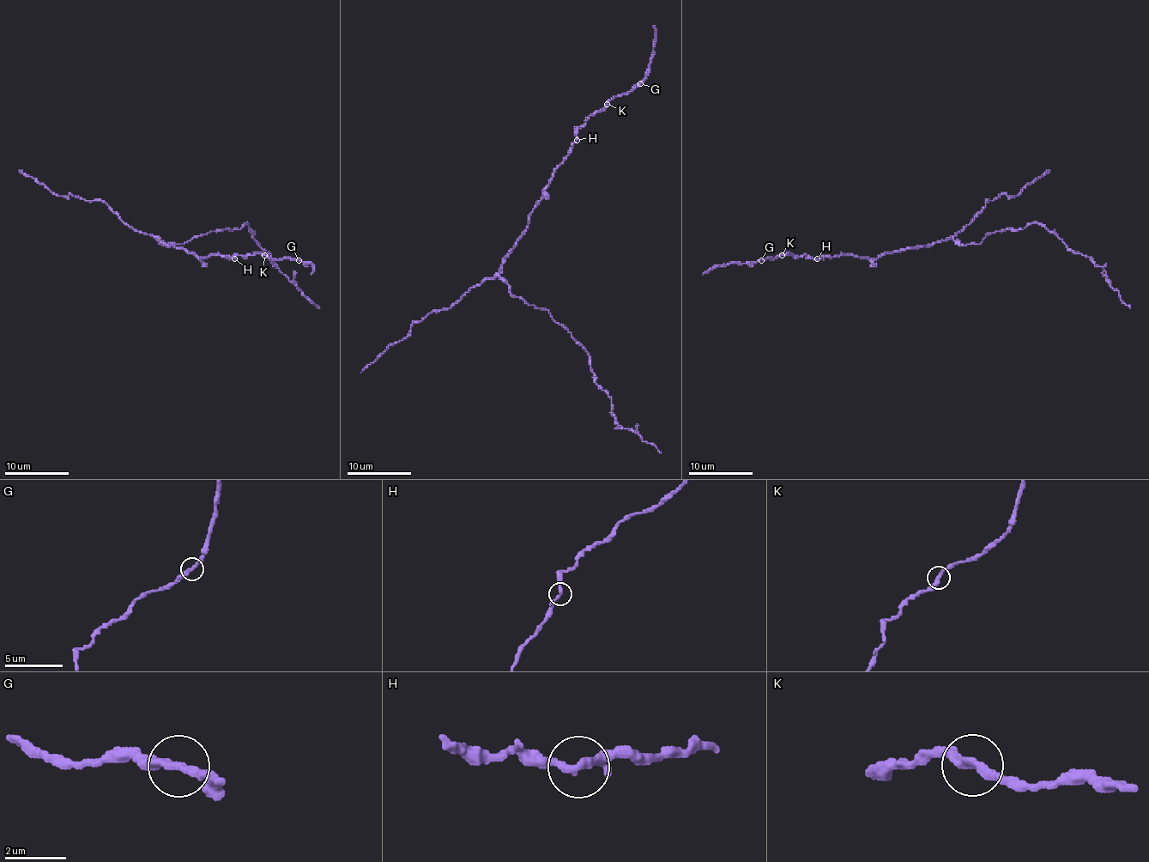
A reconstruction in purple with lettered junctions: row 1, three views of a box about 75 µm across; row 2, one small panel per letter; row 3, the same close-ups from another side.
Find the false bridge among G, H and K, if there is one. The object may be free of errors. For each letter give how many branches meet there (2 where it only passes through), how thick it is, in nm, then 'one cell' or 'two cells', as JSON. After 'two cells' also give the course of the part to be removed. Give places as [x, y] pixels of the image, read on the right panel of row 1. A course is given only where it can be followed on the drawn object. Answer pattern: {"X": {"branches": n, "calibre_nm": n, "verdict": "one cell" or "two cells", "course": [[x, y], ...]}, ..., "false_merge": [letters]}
{"G": {"branches": 2, "calibre_nm": 320, "verdict": "one cell"}, "H": {"branches": 2, "calibre_nm": 280, "verdict": "one cell"}, "K": {"branches": 2, "calibre_nm": 320, "verdict": "one cell"}, "false_merge": []}

